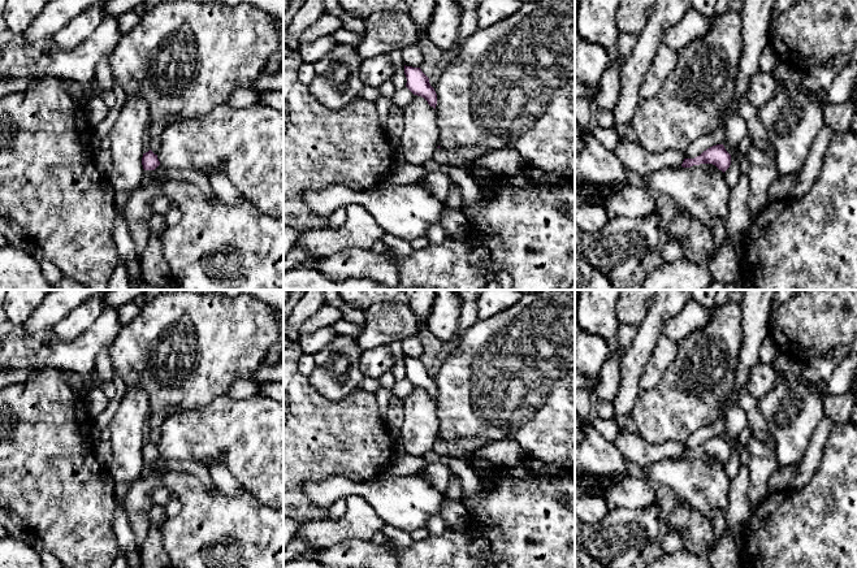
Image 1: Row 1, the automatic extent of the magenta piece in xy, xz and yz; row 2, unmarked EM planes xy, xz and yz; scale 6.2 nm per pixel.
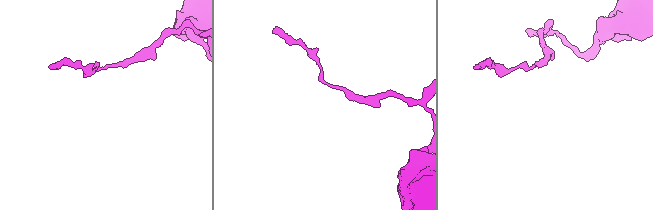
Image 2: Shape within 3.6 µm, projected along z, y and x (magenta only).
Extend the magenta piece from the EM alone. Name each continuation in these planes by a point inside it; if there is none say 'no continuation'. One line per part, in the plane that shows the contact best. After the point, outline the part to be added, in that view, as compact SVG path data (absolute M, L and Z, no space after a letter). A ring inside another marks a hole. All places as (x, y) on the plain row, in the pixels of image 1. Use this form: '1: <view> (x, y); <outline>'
no continuation

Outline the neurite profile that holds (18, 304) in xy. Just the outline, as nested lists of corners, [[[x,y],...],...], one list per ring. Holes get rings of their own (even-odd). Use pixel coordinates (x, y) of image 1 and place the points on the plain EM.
[[[7,290],[4,309],[8,318],[22,325],[48,292],[49,290]]]

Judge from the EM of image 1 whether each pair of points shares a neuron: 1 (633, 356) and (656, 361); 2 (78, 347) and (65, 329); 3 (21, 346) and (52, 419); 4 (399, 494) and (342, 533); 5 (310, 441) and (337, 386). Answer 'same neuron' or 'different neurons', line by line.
1: different neurons
2: different neurons
3: different neurons
4: different neurons
5: different neurons

